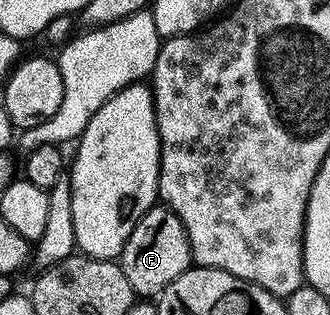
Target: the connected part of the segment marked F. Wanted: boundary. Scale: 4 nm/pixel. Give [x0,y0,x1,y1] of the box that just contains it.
[117,210,187,298]

